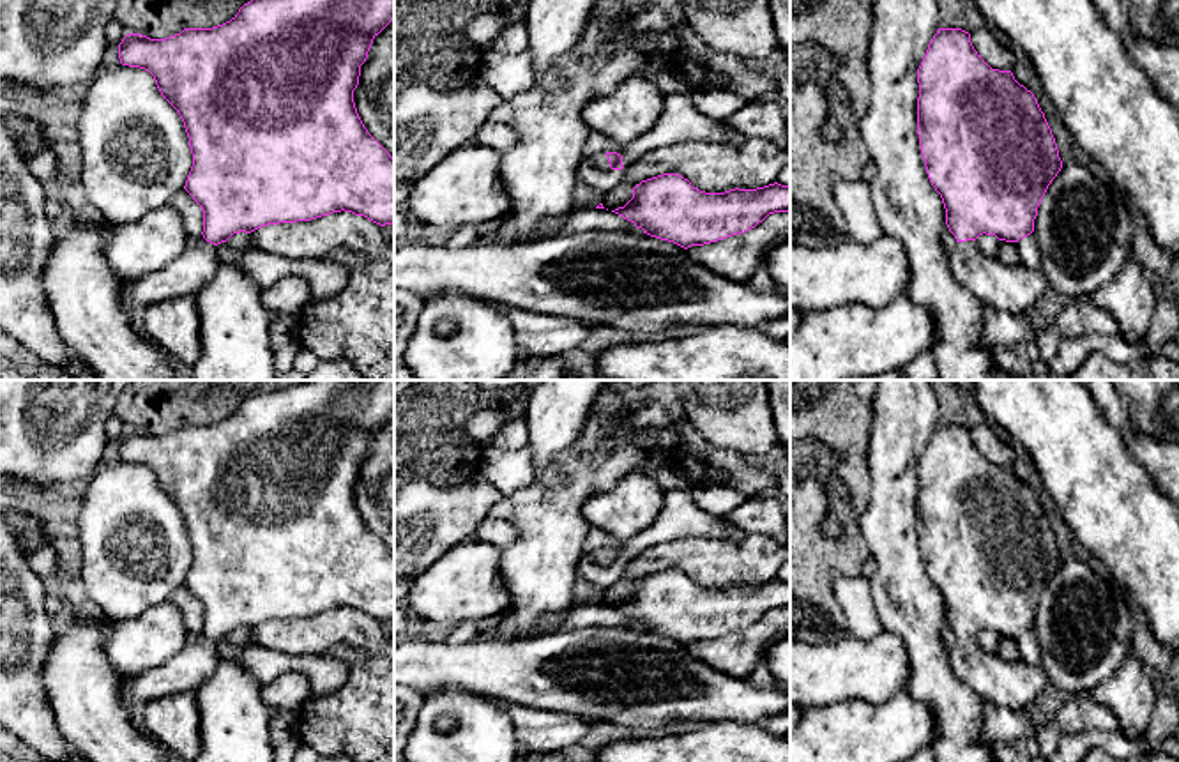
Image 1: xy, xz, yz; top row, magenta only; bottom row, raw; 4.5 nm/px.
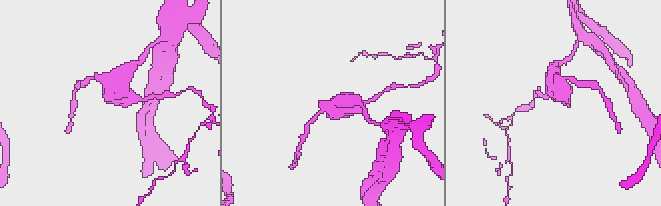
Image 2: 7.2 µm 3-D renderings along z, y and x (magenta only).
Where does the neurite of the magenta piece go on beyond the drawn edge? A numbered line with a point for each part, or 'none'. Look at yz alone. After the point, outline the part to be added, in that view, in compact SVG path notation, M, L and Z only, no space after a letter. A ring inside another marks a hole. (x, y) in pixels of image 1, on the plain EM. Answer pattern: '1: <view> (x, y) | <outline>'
1: yz (1013, 685) | M976 636L958 638L949 649L953 672L985 702L1008 709L1034 707L1048 691L1043 667L1006 661L983 649Z

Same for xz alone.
1: xz (600, 556) | M605 546L589 552L589 557L599 566L612 566Z

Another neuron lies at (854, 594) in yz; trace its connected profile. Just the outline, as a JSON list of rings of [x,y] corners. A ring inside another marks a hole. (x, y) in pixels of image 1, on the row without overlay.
[[[863,575],[854,578],[841,576],[834,580],[833,592],[847,619],[845,633],[868,640],[884,631],[868,578]]]

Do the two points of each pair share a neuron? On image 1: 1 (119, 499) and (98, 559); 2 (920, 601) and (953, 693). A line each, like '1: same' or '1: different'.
1: same
2: same

